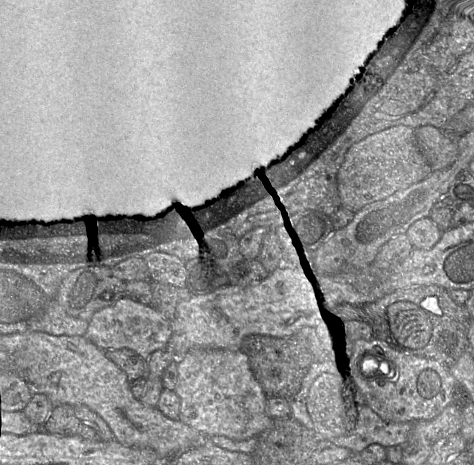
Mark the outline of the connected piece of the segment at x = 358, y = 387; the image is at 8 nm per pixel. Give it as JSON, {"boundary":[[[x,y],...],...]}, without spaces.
{"boundary":[[[374,337],[350,340],[348,350],[339,359],[339,369],[355,390],[358,399],[384,421],[430,420],[452,403],[457,381],[446,365],[398,350]]]}

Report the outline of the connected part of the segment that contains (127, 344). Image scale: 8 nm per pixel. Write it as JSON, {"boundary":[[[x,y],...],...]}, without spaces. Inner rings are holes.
{"boundary":[[[122,297],[113,305],[103,308],[93,315],[88,323],[85,336],[104,351],[126,348],[145,360],[153,352],[167,347],[171,337],[171,325],[169,318],[151,305]]]}

